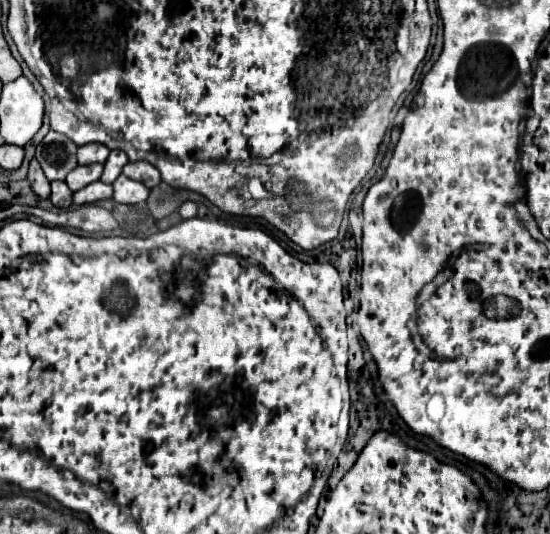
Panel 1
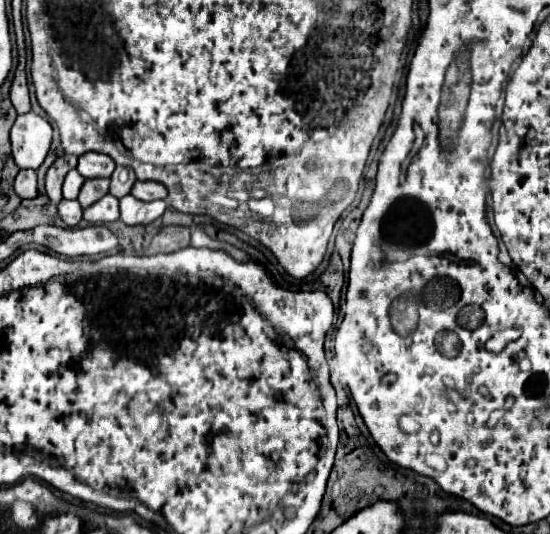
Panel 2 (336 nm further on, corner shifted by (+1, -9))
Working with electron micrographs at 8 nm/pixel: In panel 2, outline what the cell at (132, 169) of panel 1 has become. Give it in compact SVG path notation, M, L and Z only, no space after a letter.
M137 181L133 185L131 195L141 201L155 201L155 199L165 199L167 189L165 189L165 185L157 183L157 181Z

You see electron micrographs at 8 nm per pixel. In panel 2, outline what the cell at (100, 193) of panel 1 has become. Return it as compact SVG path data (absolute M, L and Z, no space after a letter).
M113 195L101 197L97 203L93 203L91 207L83 211L83 219L93 225L117 221L119 219L119 199L115 199Z

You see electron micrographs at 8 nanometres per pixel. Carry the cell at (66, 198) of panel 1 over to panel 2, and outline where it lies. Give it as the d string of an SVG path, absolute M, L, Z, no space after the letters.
M63 199L57 207L59 207L59 217L61 217L69 227L75 227L75 225L81 221L83 209L81 209L79 201L67 201L67 199Z

